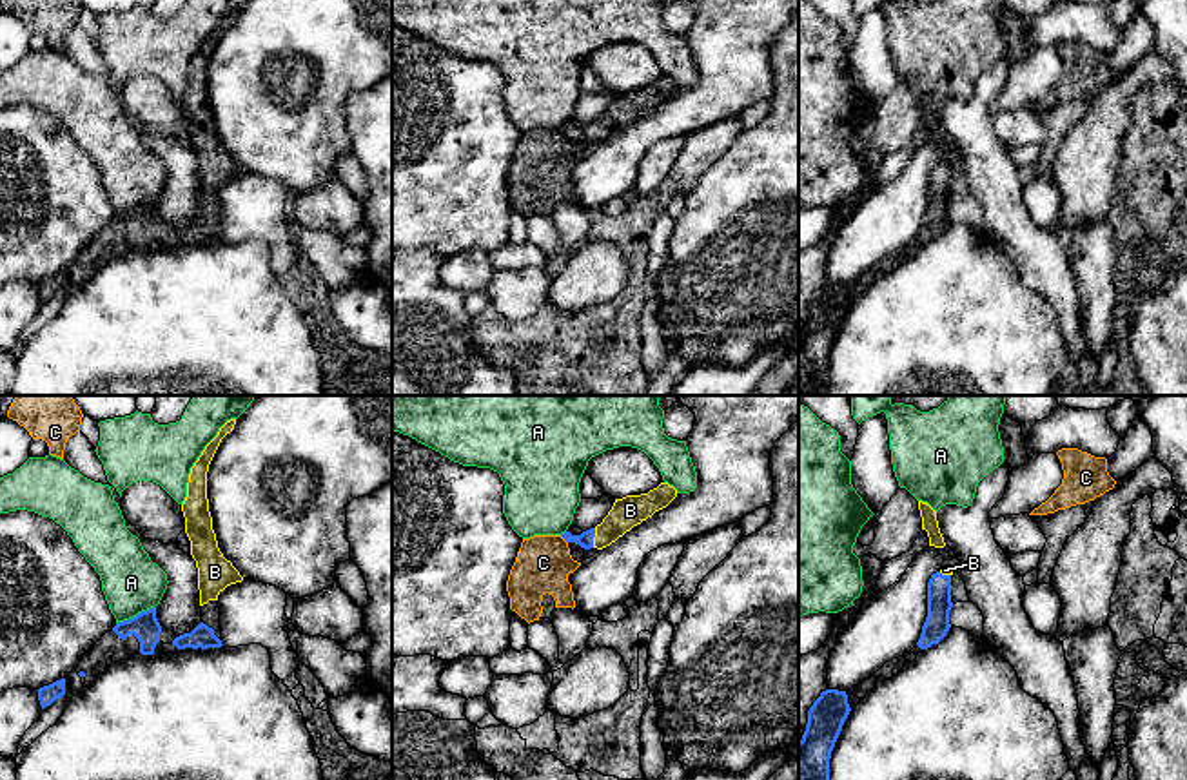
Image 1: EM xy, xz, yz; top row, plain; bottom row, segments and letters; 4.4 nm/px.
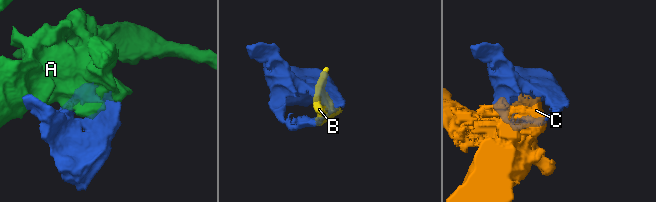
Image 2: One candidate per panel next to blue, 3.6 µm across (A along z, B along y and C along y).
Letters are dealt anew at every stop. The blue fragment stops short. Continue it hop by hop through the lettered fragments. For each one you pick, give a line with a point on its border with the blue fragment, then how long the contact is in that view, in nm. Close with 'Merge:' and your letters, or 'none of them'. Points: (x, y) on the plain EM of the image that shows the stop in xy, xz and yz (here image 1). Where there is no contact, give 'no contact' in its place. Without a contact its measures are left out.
B: contact xz (594, 129); length 90 nm
Merge: B

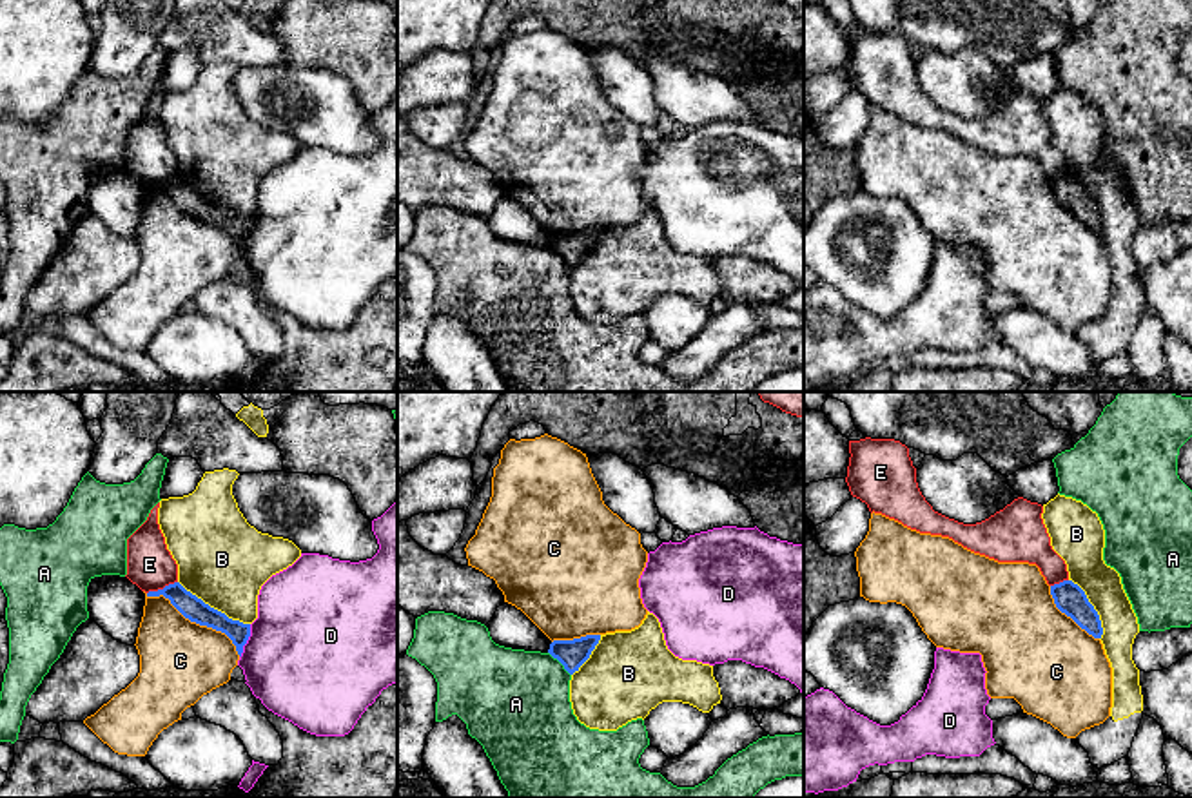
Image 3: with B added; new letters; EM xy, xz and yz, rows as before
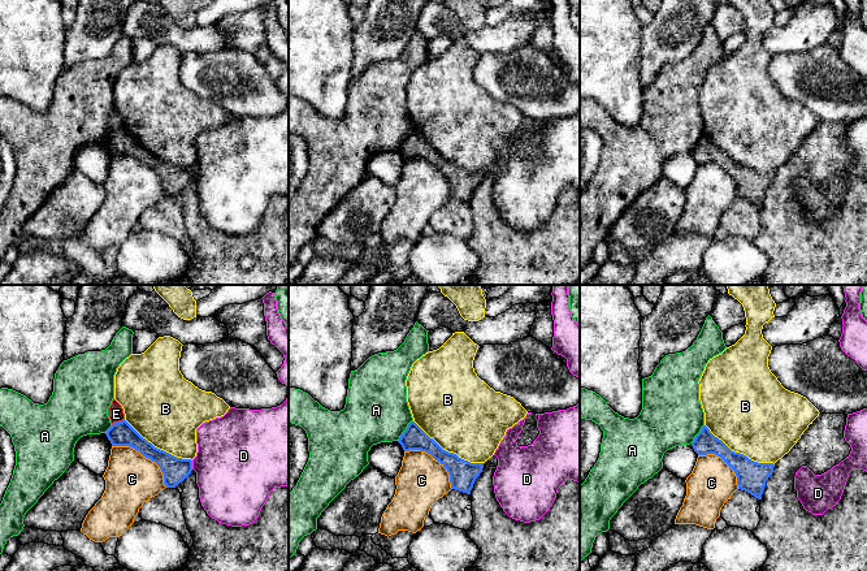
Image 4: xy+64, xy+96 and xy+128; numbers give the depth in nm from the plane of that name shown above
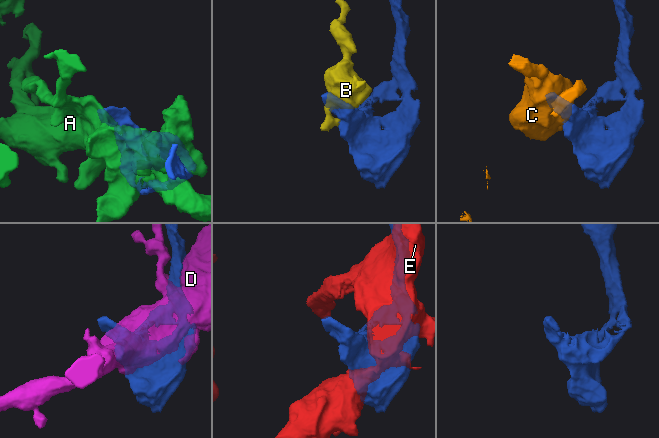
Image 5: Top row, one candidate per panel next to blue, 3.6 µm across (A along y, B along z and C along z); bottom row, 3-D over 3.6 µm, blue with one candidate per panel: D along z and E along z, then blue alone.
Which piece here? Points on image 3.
Merge: none of them

